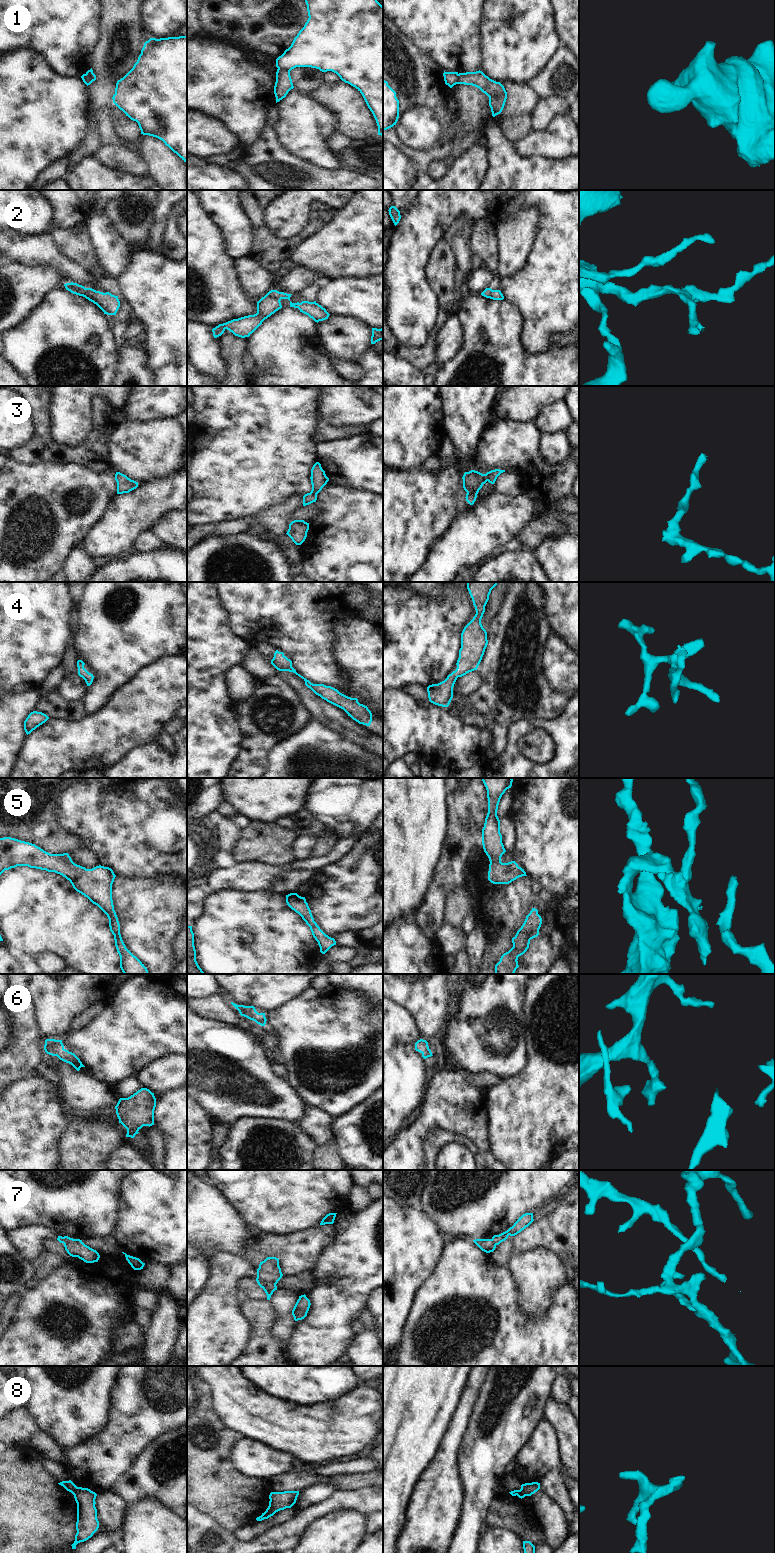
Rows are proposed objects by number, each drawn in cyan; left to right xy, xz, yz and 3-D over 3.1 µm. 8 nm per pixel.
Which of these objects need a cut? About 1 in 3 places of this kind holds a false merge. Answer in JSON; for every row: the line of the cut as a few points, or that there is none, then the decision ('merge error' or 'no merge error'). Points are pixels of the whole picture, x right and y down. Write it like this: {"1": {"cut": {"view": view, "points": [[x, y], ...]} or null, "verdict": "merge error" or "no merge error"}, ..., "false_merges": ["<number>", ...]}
{"1": {"cut": {"view": "xz", "points": [[278, 68], [286, 68], [289, 71]]}, "verdict": "merge error"}, "2": {"cut": null, "verdict": "no merge error"}, "3": {"cut": null, "verdict": "no merge error"}, "4": {"cut": null, "verdict": "no merge error"}, "5": {"cut": null, "verdict": "no merge error"}, "6": {"cut": null, "verdict": "no merge error"}, "7": {"cut": {"view": "xz", "points": [[257, 1277], [262, 1280], [271, 1281], [275, 1285]]}, "verdict": "merge error"}, "8": {"cut": {"view": "yz", "points": [[520, 1489], [527, 1495]]}, "verdict": "merge error"}, "false_merges": ["1", "7", "8"]}

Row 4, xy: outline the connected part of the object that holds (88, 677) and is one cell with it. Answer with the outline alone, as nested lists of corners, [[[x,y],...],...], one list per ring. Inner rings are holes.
[[[82,660],[77,661],[78,675],[82,677],[87,686],[90,686],[93,682],[94,676],[84,668],[85,663]]]

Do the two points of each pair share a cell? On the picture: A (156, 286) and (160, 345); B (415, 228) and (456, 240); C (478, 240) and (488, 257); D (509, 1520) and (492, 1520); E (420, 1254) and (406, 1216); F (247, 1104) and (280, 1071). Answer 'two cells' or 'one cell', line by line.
A: one cell
B: two cells
C: one cell
D: one cell
E: one cell
F: two cells

